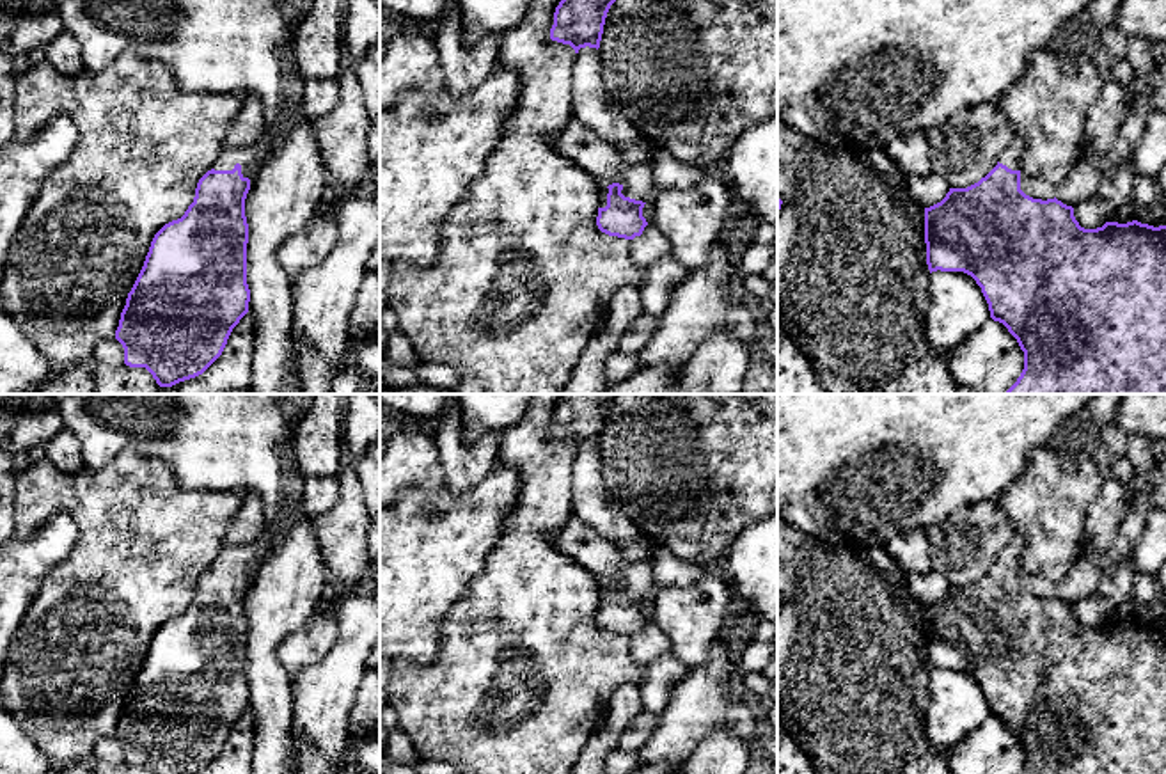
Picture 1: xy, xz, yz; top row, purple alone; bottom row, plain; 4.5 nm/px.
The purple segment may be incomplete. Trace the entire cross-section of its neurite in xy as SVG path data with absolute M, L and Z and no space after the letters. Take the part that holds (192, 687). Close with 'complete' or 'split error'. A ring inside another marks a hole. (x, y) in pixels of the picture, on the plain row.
M289 446L284 517L273 527L266 527L261 541L224 549L199 577L193 600L185 612L154 632L115 728L115 737L124 746L126 763L146 765L153 774L199 774L222 753L232 726L248 710L250 699L245 614L250 568L266 559L272 540L289 524L289 515L302 509L303 479Z; split error

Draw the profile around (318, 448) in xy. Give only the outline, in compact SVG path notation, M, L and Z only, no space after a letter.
M314 394L293 433L293 454L303 476L337 476L343 444L344 394Z

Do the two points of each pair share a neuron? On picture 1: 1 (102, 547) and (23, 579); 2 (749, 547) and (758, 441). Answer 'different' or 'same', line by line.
1: different
2: different

